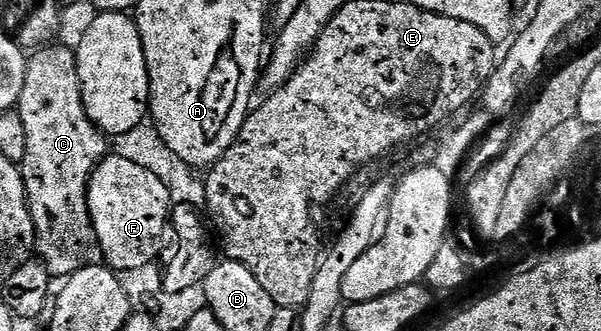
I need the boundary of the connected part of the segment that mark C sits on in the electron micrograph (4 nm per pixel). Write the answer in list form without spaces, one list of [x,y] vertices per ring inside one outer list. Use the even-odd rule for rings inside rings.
[[[49,44],[40,49],[31,51],[30,57],[27,59],[28,67],[26,68],[26,80],[22,84],[22,96],[20,97],[20,105],[18,111],[22,122],[26,128],[26,152],[22,163],[22,173],[24,176],[24,187],[26,188],[26,196],[28,197],[28,210],[32,214],[34,220],[34,228],[36,229],[35,253],[38,255],[39,261],[47,268],[49,275],[53,279],[67,280],[71,274],[78,272],[89,261],[88,253],[93,253],[96,233],[92,227],[90,220],[90,212],[88,211],[88,177],[94,172],[96,165],[103,158],[107,158],[110,153],[108,147],[109,139],[95,124],[90,120],[90,116],[86,116],[86,108],[82,104],[82,92],[78,84],[78,60],[76,59],[76,51],[70,47],[61,44]]]

